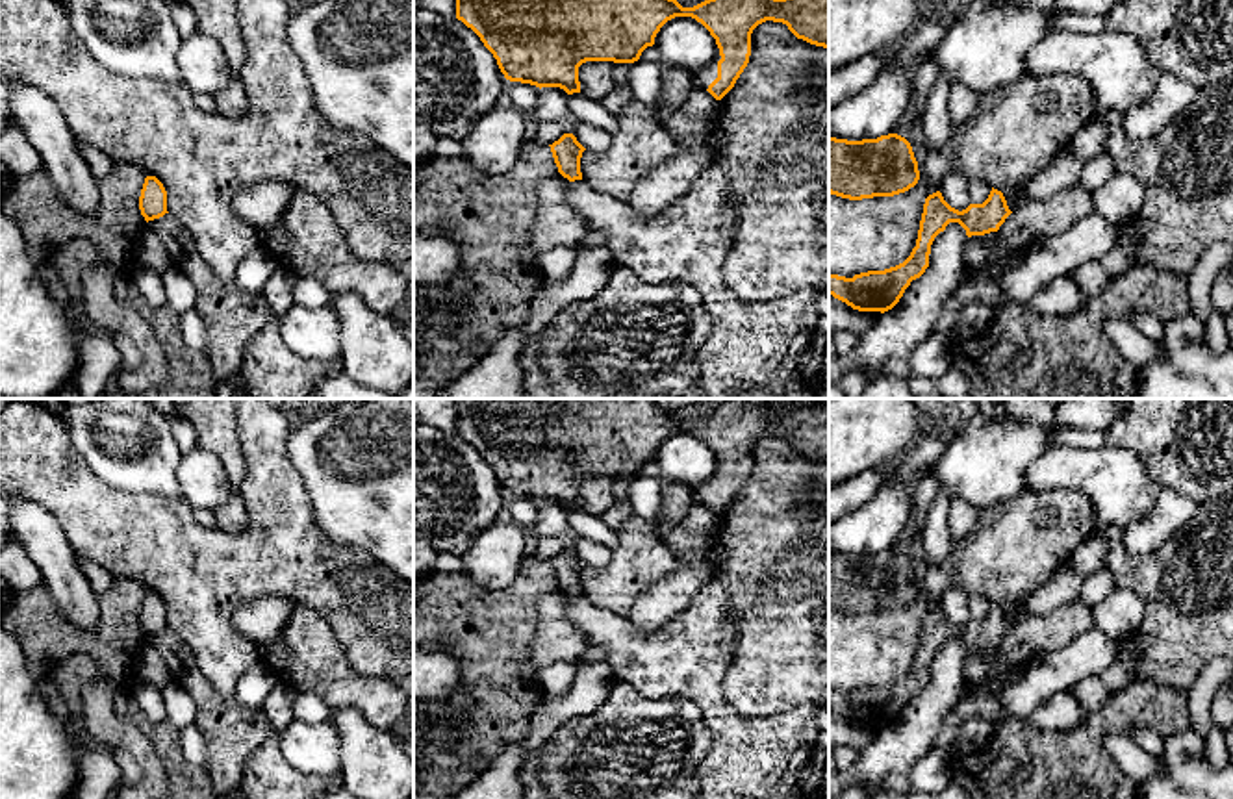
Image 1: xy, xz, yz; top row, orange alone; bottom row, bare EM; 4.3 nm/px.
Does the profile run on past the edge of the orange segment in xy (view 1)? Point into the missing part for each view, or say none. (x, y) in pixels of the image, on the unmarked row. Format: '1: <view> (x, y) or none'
1: none

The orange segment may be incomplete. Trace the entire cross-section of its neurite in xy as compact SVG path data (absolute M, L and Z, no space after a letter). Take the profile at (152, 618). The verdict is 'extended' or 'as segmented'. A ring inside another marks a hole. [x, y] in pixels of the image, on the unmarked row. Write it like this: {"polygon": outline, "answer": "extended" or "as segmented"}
{"polygon": "M156 591L145 593L141 612L139 612L139 625L146 638L169 628L167 627L167 606Z", "answer": "as segmented"}

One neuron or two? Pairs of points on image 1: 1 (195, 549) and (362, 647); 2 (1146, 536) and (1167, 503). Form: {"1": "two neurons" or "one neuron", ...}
{"1": "one neuron", "2": "one neuron"}

